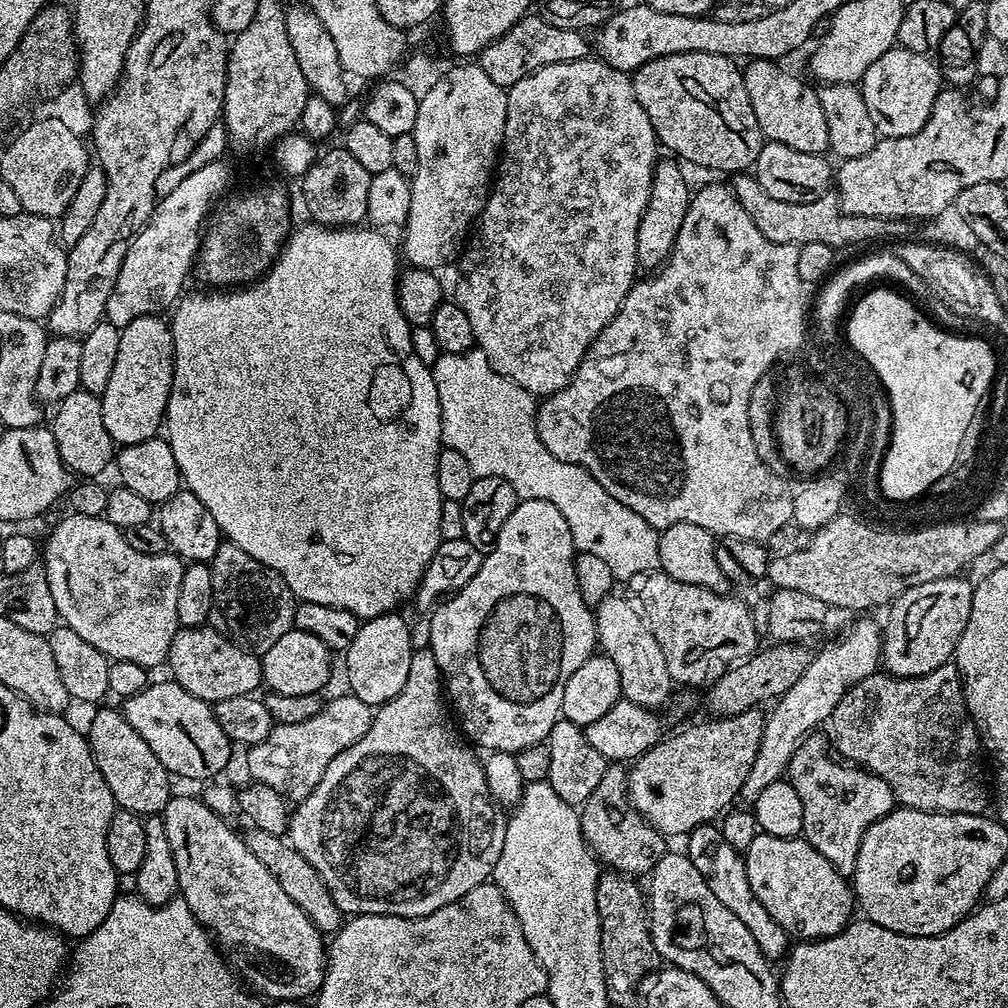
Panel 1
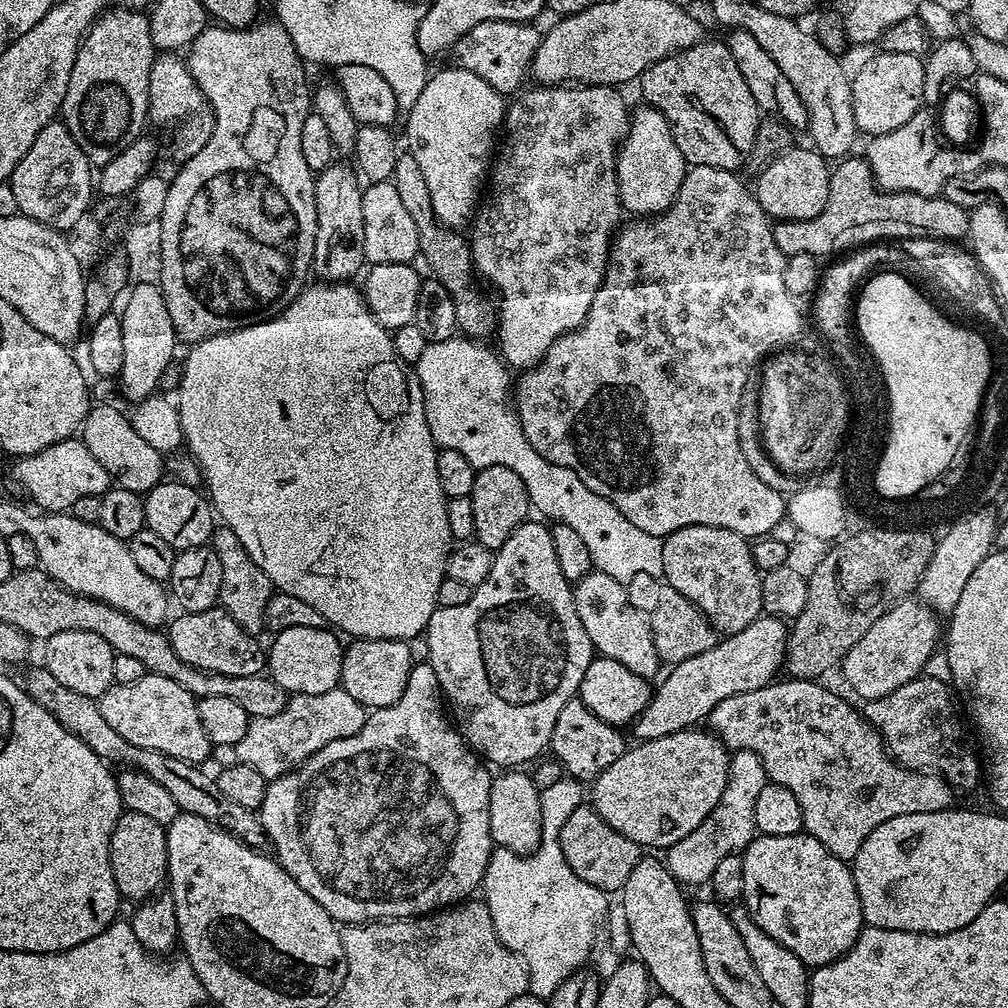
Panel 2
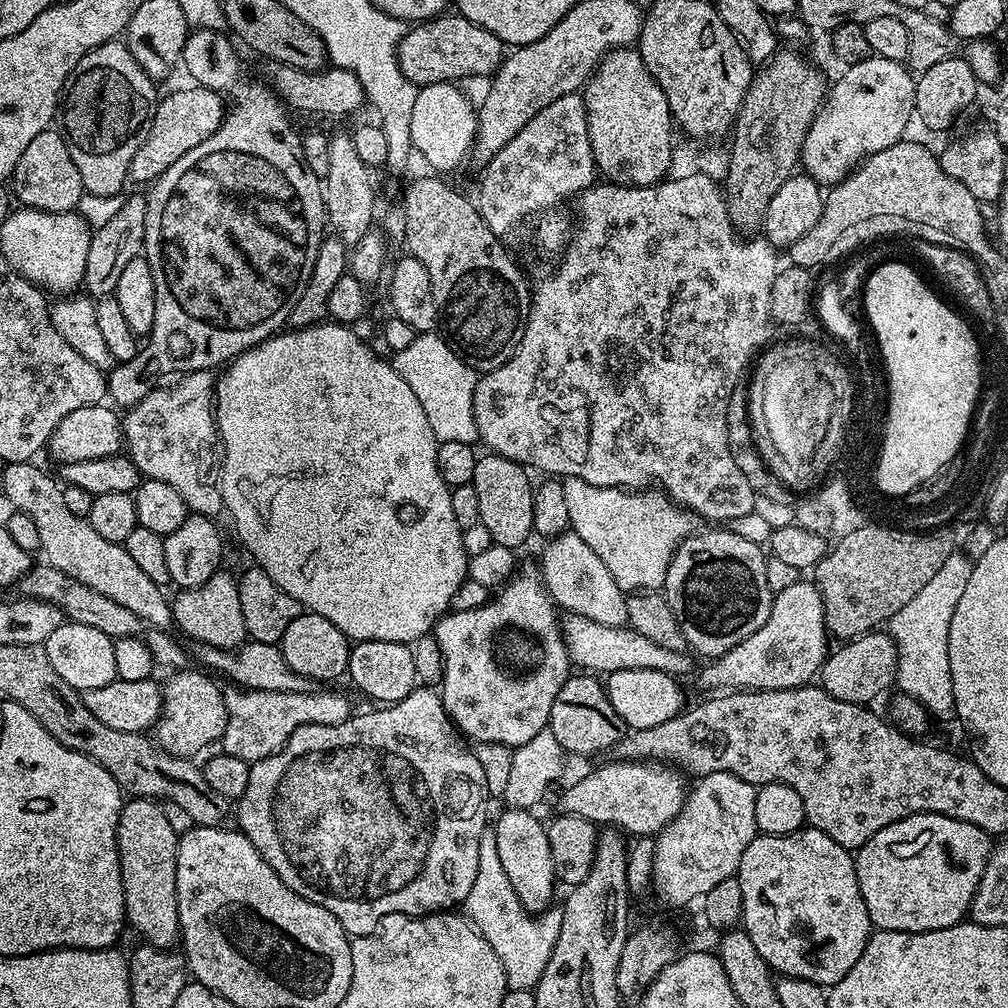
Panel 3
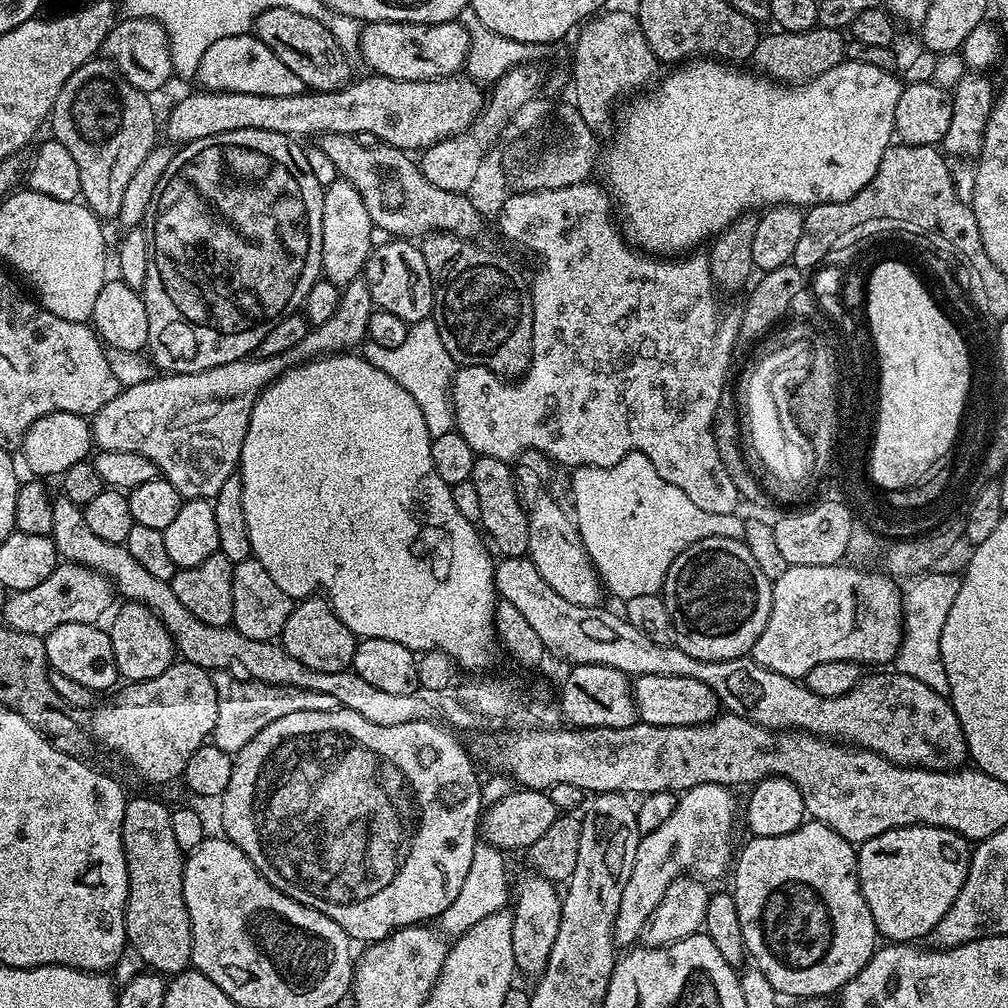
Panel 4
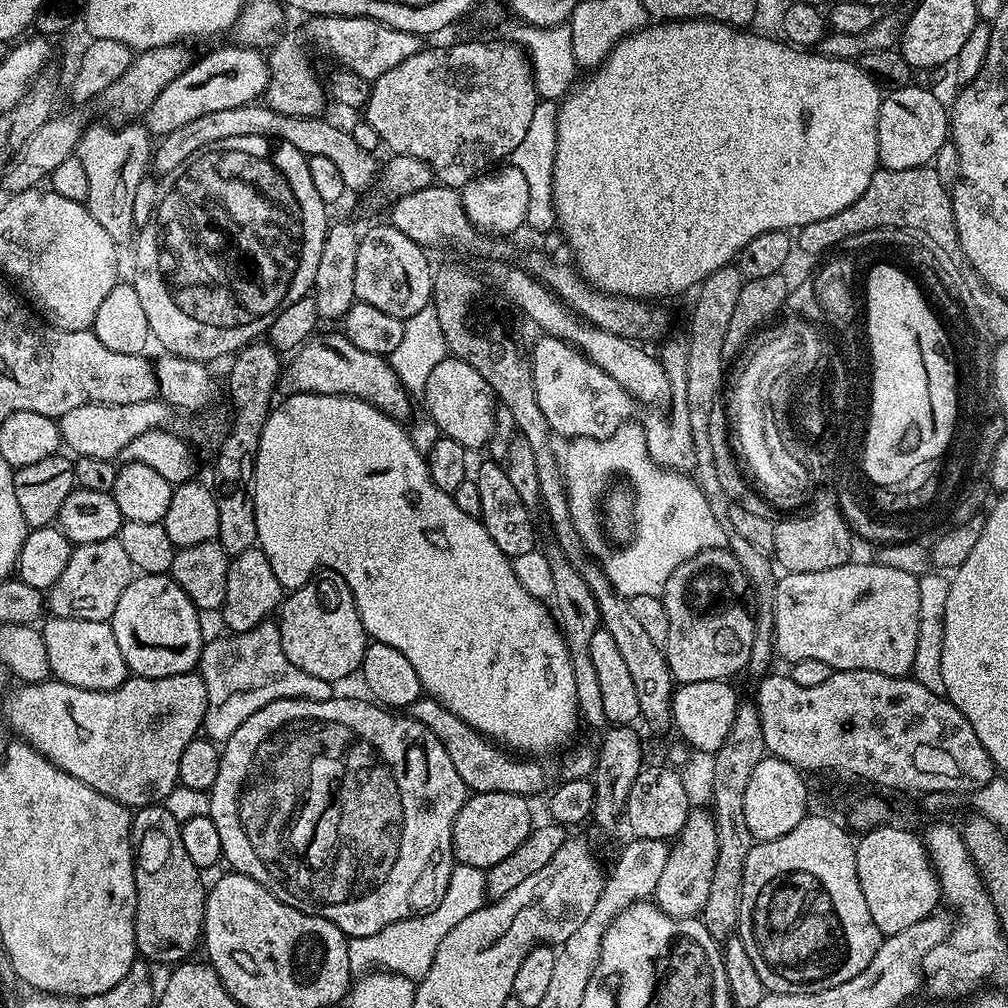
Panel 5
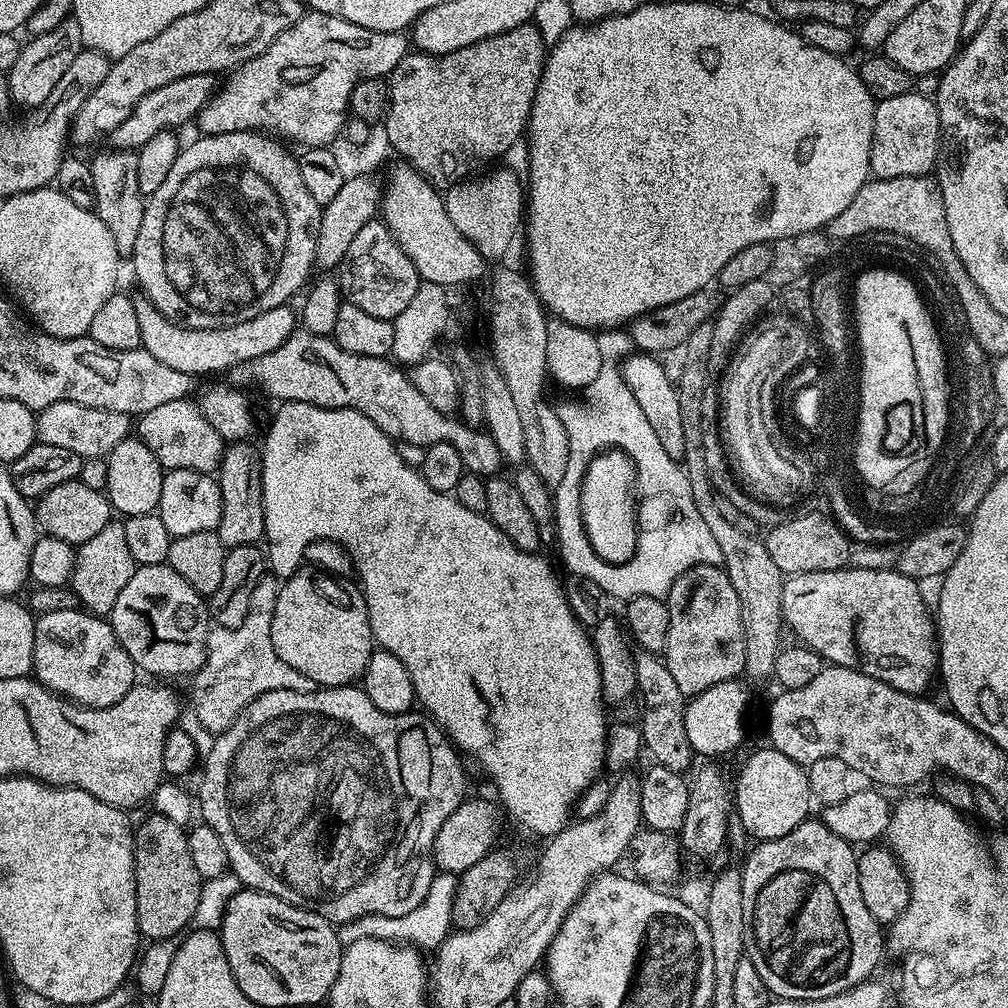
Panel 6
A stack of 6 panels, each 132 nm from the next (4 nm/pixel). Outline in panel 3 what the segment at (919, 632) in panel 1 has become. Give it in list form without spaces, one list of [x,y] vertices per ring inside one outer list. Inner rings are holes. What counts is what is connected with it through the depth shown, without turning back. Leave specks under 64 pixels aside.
[[[884,630],[865,632],[864,635],[855,637],[839,645],[840,649],[833,651],[824,659],[824,665],[818,673],[818,684],[834,698],[842,702],[854,702],[865,706],[871,705],[871,700],[876,700],[888,687],[896,684],[896,643],[891,635]]]

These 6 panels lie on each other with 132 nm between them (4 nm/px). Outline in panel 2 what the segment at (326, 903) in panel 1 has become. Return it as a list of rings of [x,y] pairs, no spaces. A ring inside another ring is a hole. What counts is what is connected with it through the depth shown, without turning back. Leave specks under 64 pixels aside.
[[[43,666],[32,668],[28,672],[28,677],[22,680],[22,687],[42,710],[50,710],[70,734],[82,738],[94,754],[98,754],[100,759],[109,765],[124,764],[129,769],[142,772],[144,775],[154,778],[158,786],[162,786],[174,797],[174,802],[178,802],[181,812],[189,812],[198,818],[206,818],[206,822],[216,825],[226,834],[230,834],[236,840],[241,840],[249,848],[264,850],[269,847],[268,835],[260,821],[259,811],[240,805],[234,802],[234,798],[226,798],[222,790],[218,790],[215,779],[211,775],[207,776],[203,767],[186,762],[182,758],[170,758],[170,754],[162,754],[162,750],[146,750],[126,742],[122,734],[118,734],[106,723],[106,718],[102,718],[102,710],[99,703],[93,697],[86,694],[78,694],[75,690],[70,690],[50,674],[50,670]]]

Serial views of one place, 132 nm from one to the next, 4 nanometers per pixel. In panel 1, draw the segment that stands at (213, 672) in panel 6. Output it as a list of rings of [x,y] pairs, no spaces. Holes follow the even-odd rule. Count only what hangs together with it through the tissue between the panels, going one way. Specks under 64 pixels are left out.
[[[343,694],[325,703],[314,714],[314,718],[306,718],[306,722],[290,722],[276,724],[271,734],[262,742],[251,745],[248,752],[248,772],[257,784],[270,786],[270,790],[278,790],[289,801],[299,802],[311,794],[312,788],[318,786],[322,774],[326,774],[326,766],[342,754],[366,730],[370,730],[370,722],[374,715],[373,705],[362,702],[356,696]]]

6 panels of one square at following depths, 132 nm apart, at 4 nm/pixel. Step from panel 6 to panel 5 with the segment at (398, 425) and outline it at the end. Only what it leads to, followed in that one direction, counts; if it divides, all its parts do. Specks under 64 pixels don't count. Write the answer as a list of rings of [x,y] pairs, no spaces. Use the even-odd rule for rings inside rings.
[[[316,334],[305,340],[295,349],[291,357],[293,360],[289,364],[287,361],[282,372],[282,384],[283,387],[288,387],[289,393],[353,396],[370,402],[387,416],[401,422],[407,421],[413,415],[412,404],[408,401],[411,400],[410,393],[404,389],[398,376],[394,374],[391,363],[385,357],[366,354],[366,350],[358,350],[358,346],[354,346],[354,342],[350,342],[342,334],[320,335]]]

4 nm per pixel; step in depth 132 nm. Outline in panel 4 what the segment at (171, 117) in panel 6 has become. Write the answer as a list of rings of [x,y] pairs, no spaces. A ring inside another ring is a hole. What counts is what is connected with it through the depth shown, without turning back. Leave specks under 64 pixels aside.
[[[254,34],[218,38],[202,54],[200,65],[195,74],[200,80],[199,87],[209,92],[237,92],[238,94],[266,94],[267,96],[281,96],[282,94],[298,94],[305,91],[302,78],[285,66],[282,58],[266,46]]]

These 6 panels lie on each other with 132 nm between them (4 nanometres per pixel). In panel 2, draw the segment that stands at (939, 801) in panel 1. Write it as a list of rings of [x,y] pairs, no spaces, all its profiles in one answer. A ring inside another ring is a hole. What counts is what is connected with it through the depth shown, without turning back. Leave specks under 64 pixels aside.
[[[921,674],[898,690],[867,701],[862,711],[902,767],[913,768],[915,772],[934,772],[944,777],[953,789],[960,790],[974,787],[979,780],[981,783],[982,764],[964,737],[965,721],[962,716],[960,721],[955,703],[953,689],[947,683]]]

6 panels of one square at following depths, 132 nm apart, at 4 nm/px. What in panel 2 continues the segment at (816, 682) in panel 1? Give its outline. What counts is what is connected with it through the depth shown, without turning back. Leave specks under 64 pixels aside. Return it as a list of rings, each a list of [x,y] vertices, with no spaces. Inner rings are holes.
[[[731,753],[728,761],[728,781],[726,788],[722,790],[722,798],[718,798],[718,806],[710,810],[710,814],[702,822],[702,826],[698,826],[698,830],[690,830],[690,834],[686,834],[682,842],[674,842],[674,846],[666,849],[668,870],[681,886],[707,885],[722,858],[743,853],[748,843],[757,835],[754,802],[758,802],[758,793],[767,783],[769,783],[769,778],[758,754]]]

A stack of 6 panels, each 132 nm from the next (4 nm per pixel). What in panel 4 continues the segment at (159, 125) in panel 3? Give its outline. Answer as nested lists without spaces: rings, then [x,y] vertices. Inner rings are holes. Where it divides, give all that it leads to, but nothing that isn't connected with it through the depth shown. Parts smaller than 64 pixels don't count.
[[[368,74],[365,80],[349,83],[337,92],[305,90],[281,96],[195,90],[169,110],[168,121],[165,124],[163,121],[162,128],[168,131],[167,139],[176,146],[230,130],[270,130],[293,138],[319,138],[331,132],[356,137],[359,132],[365,132],[378,134],[380,142],[392,148],[423,150],[471,128],[484,111],[486,92],[483,90],[464,74],[443,76],[440,80],[399,80]]]

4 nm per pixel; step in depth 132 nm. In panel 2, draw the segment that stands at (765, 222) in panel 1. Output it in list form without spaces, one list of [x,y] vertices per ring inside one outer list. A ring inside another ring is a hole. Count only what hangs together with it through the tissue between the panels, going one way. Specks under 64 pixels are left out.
[[[856,154],[841,159],[831,169],[831,174],[830,198],[826,210],[822,210],[818,218],[782,220],[772,224],[774,246],[785,258],[794,254],[836,258],[861,246],[887,241],[887,236],[927,236],[956,242],[968,235],[969,209],[945,200],[940,194],[923,196],[913,192],[886,192],[872,177],[867,159],[860,157],[859,160]]]

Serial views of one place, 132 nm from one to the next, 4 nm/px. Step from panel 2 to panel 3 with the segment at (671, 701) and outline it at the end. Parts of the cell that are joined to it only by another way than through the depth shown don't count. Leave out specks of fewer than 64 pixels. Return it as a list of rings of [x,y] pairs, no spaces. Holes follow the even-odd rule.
[[[801,578],[794,582],[794,586],[786,586],[786,590],[775,593],[772,598],[772,605],[770,606],[770,618],[766,618],[766,622],[762,622],[762,626],[758,630],[754,630],[754,634],[750,634],[750,638],[746,638],[742,642],[738,642],[738,646],[734,646],[726,654],[709,659],[708,664],[700,672],[700,684],[704,688],[716,688],[712,690],[759,690],[761,692],[773,692],[774,690],[786,690],[787,688],[802,688],[809,683],[808,680],[817,675],[820,667],[824,665],[824,659],[830,655],[830,647],[828,648],[828,640],[830,641],[830,633],[824,627],[824,603],[820,597],[820,592],[816,589],[815,583],[806,582],[807,579]]]

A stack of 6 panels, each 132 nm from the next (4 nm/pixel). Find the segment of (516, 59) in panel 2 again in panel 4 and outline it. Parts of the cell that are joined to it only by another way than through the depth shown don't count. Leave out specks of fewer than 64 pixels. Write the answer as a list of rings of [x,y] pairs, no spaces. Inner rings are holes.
[[[374,20],[360,29],[358,56],[378,76],[399,80],[440,80],[443,76],[457,75],[465,67],[469,50],[470,34],[456,20],[437,24]]]

